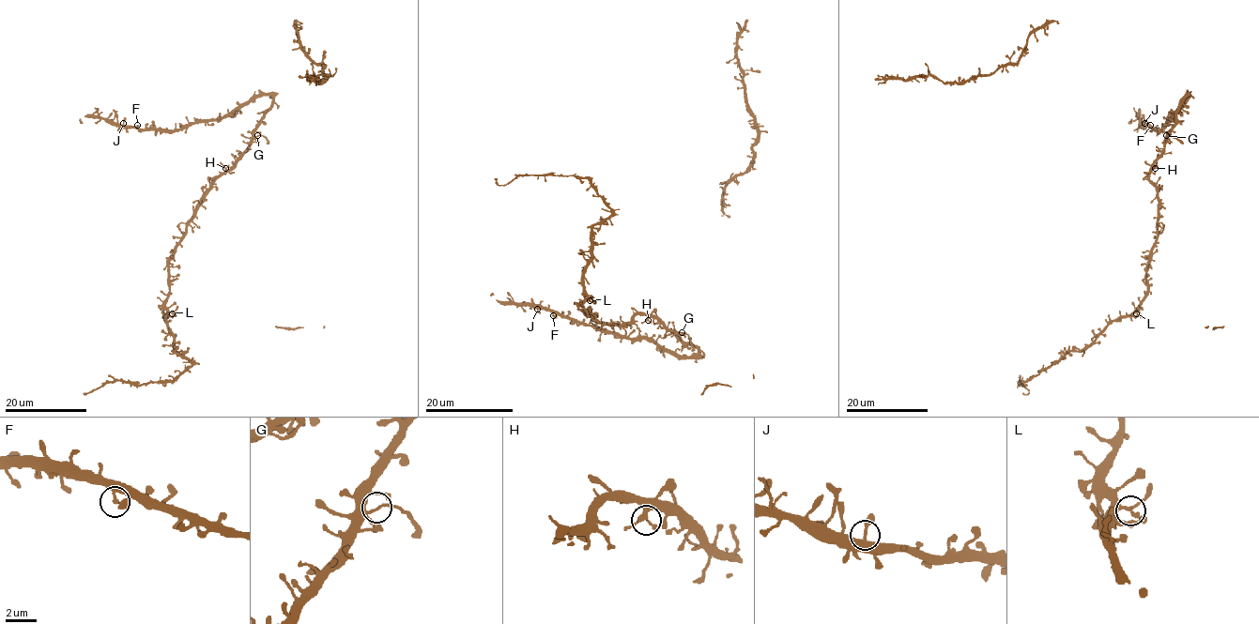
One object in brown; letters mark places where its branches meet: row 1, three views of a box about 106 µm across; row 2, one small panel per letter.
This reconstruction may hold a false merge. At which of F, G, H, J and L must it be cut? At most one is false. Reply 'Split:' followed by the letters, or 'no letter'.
Split: G

